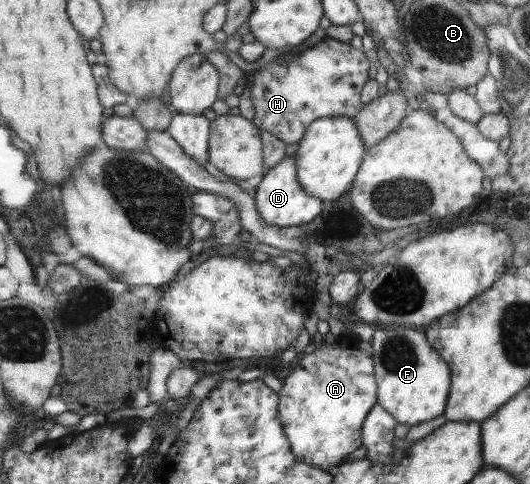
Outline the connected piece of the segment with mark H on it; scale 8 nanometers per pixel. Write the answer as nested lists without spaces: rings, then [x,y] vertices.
[[[324,37],[322,41],[306,49],[288,62],[269,62],[258,70],[252,71],[252,83],[248,85],[250,103],[255,114],[250,118],[255,126],[262,131],[271,133],[276,139],[285,144],[300,141],[305,135],[306,128],[321,117],[344,116],[353,118],[363,103],[360,100],[362,86],[368,80],[366,70],[371,62],[368,61],[362,50],[353,49],[334,39]]]

